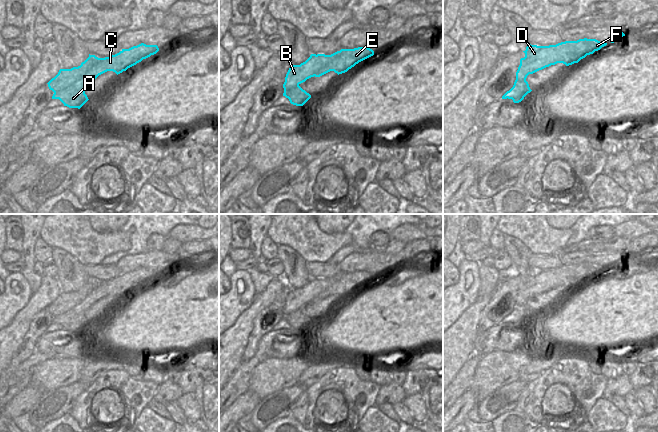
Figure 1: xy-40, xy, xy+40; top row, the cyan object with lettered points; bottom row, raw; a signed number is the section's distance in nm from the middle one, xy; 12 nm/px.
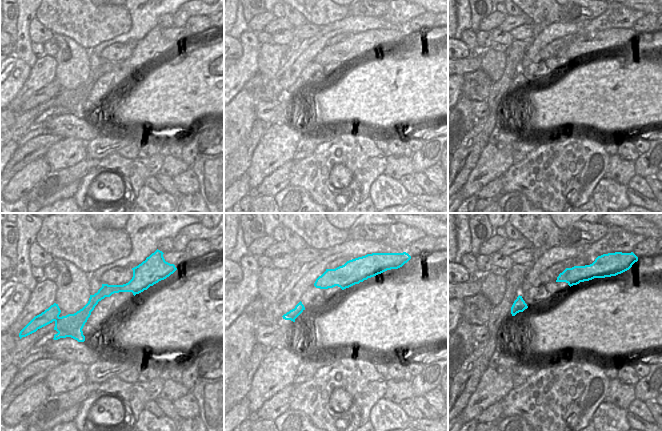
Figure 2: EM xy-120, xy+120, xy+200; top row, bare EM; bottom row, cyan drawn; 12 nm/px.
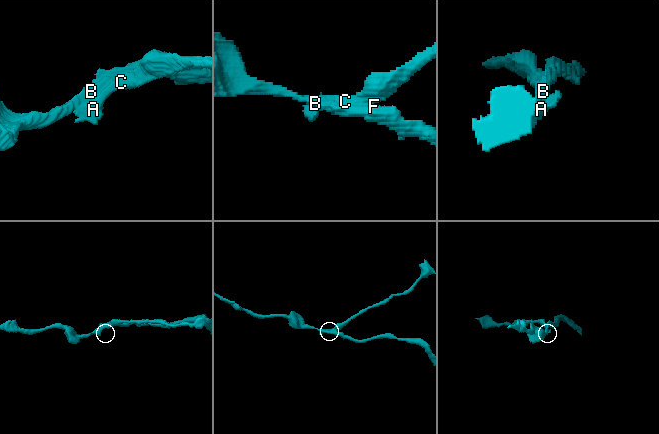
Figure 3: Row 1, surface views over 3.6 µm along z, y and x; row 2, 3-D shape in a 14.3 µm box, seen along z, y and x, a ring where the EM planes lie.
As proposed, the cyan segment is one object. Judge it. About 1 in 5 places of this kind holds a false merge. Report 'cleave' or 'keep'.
cleave

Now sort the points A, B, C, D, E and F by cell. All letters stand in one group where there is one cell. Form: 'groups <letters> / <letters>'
groups A C E / B D F

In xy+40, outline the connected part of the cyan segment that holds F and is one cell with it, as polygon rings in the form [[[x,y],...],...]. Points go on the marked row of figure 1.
[[[579,39],[577,41],[565,41],[556,45],[537,46],[528,44],[525,57],[520,59],[520,65],[516,72],[516,81],[525,82],[529,74],[533,74],[557,63],[569,62],[579,54],[585,58],[606,46],[607,43],[596,39]]]

